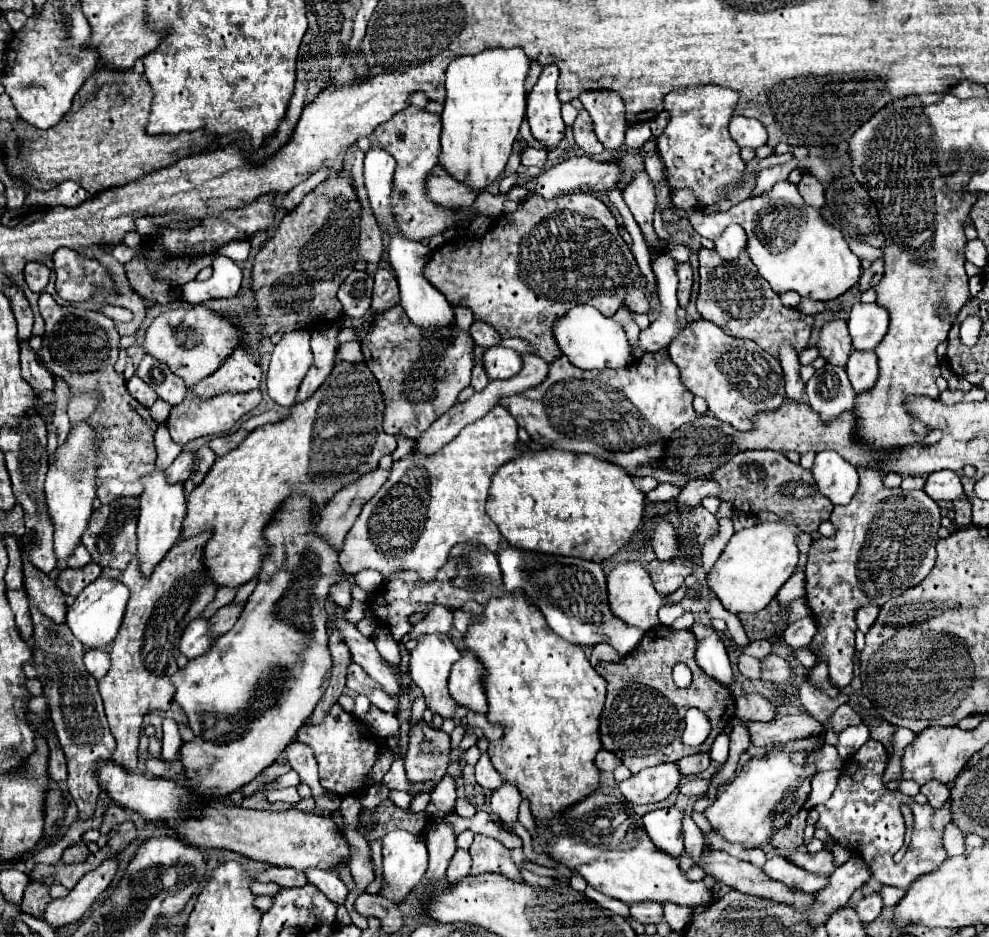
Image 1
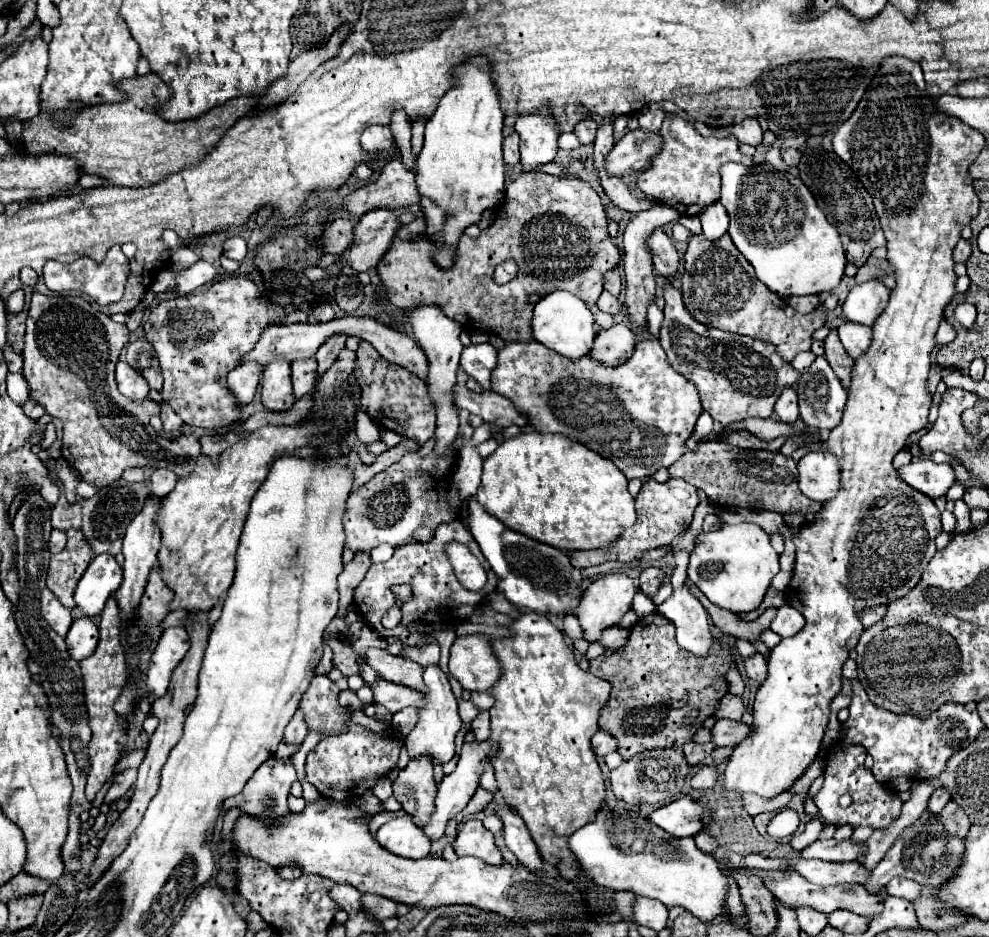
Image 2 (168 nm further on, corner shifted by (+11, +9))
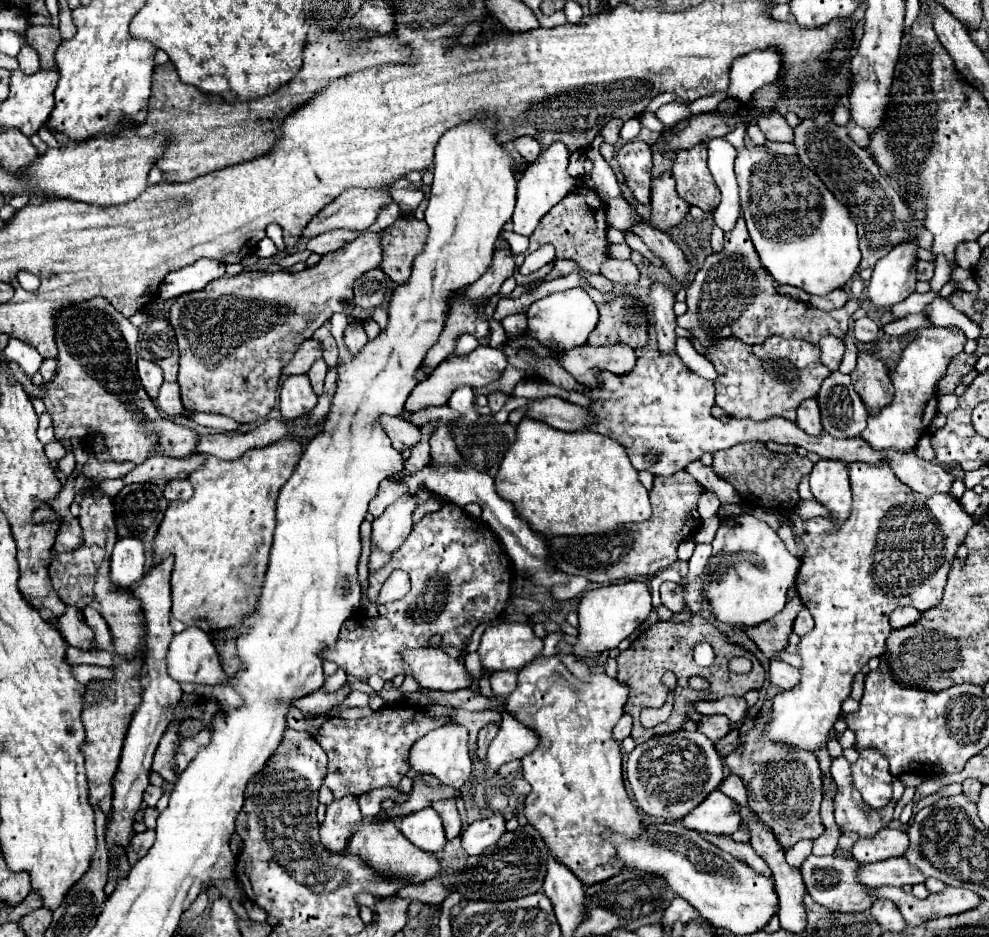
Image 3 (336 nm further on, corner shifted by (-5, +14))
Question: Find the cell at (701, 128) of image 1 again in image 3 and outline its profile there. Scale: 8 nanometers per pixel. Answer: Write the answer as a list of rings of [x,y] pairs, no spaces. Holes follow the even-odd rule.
[[[704,142],[688,148],[688,150],[678,150],[676,156],[674,156],[674,166],[672,166],[672,172],[674,172],[674,180],[676,180],[676,190],[678,194],[692,206],[698,206],[706,212],[710,210],[716,210],[716,206],[720,204],[720,190],[706,166],[706,152],[704,152]]]

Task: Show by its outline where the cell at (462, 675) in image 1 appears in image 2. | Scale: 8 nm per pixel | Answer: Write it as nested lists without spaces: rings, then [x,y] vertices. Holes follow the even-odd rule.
[[[484,635],[456,637],[450,649],[448,675],[466,691],[488,691],[500,677],[500,665],[492,653],[490,639]]]

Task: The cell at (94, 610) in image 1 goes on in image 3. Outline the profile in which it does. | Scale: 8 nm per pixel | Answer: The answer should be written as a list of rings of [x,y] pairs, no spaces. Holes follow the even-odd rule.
[[[120,538],[112,552],[112,582],[120,588],[130,588],[144,576],[144,546],[138,538]]]

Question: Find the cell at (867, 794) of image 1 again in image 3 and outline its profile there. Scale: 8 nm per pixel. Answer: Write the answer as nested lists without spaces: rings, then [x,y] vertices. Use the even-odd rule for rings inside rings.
[[[860,752],[858,762],[852,764],[852,780],[868,806],[882,808],[892,800],[894,776],[888,772],[888,760],[880,752]]]

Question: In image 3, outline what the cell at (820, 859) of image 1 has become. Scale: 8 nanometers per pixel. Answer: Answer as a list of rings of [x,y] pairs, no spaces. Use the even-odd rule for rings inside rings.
[[[884,828],[880,834],[876,834],[874,838],[858,838],[858,842],[854,844],[852,850],[848,852],[838,852],[842,856],[850,856],[854,854],[854,858],[862,864],[868,862],[880,862],[880,860],[888,860],[894,856],[904,856],[904,852],[908,850],[908,834],[902,830],[892,830],[892,828]]]

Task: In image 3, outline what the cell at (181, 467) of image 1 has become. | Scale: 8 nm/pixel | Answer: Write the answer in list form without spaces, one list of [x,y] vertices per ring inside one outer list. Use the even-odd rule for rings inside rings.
[[[170,480],[164,488],[164,498],[168,502],[190,500],[190,496],[192,496],[192,484],[188,480]]]

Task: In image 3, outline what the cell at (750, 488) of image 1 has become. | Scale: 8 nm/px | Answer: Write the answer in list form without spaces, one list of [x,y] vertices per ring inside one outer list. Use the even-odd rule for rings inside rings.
[[[744,442],[714,454],[714,472],[730,482],[748,506],[768,506],[768,508],[794,508],[800,500],[798,484],[802,476],[810,474],[812,462],[804,456],[776,454],[766,448],[764,442]]]

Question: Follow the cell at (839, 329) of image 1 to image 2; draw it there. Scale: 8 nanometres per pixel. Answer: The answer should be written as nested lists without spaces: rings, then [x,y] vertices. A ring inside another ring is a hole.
[[[836,327],[830,329],[830,335],[824,339],[824,355],[830,363],[830,367],[834,369],[836,377],[840,377],[842,385],[848,387],[848,381],[850,381],[850,371],[852,371],[852,365],[854,361],[844,353],[844,347],[840,345],[840,339],[838,339],[838,331]]]

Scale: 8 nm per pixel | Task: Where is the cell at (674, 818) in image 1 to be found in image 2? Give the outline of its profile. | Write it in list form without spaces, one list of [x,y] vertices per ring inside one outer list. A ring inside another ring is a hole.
[[[684,795],[652,811],[648,819],[666,833],[670,833],[672,837],[688,837],[688,835],[696,835],[706,827],[710,813],[712,813],[710,809],[702,807],[700,803]]]

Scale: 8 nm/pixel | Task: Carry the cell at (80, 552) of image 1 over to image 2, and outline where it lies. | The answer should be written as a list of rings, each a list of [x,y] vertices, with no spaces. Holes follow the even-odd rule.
[[[54,529],[54,531],[52,531],[52,537],[50,537],[50,543],[48,543],[50,553],[60,553],[60,551],[66,547],[66,541],[68,541],[66,533]]]

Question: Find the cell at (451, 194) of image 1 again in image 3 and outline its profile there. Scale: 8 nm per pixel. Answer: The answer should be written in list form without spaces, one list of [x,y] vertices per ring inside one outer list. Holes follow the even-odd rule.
[[[352,188],[320,210],[312,222],[302,230],[302,238],[310,240],[320,236],[320,232],[330,232],[338,228],[364,232],[370,228],[384,204],[392,202],[386,190],[372,190],[372,188]]]

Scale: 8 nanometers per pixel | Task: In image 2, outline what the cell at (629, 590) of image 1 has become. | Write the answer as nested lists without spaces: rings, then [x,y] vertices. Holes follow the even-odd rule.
[[[608,573],[594,579],[580,601],[576,617],[584,629],[584,639],[600,639],[600,631],[614,627],[632,609],[636,587],[626,573]]]

